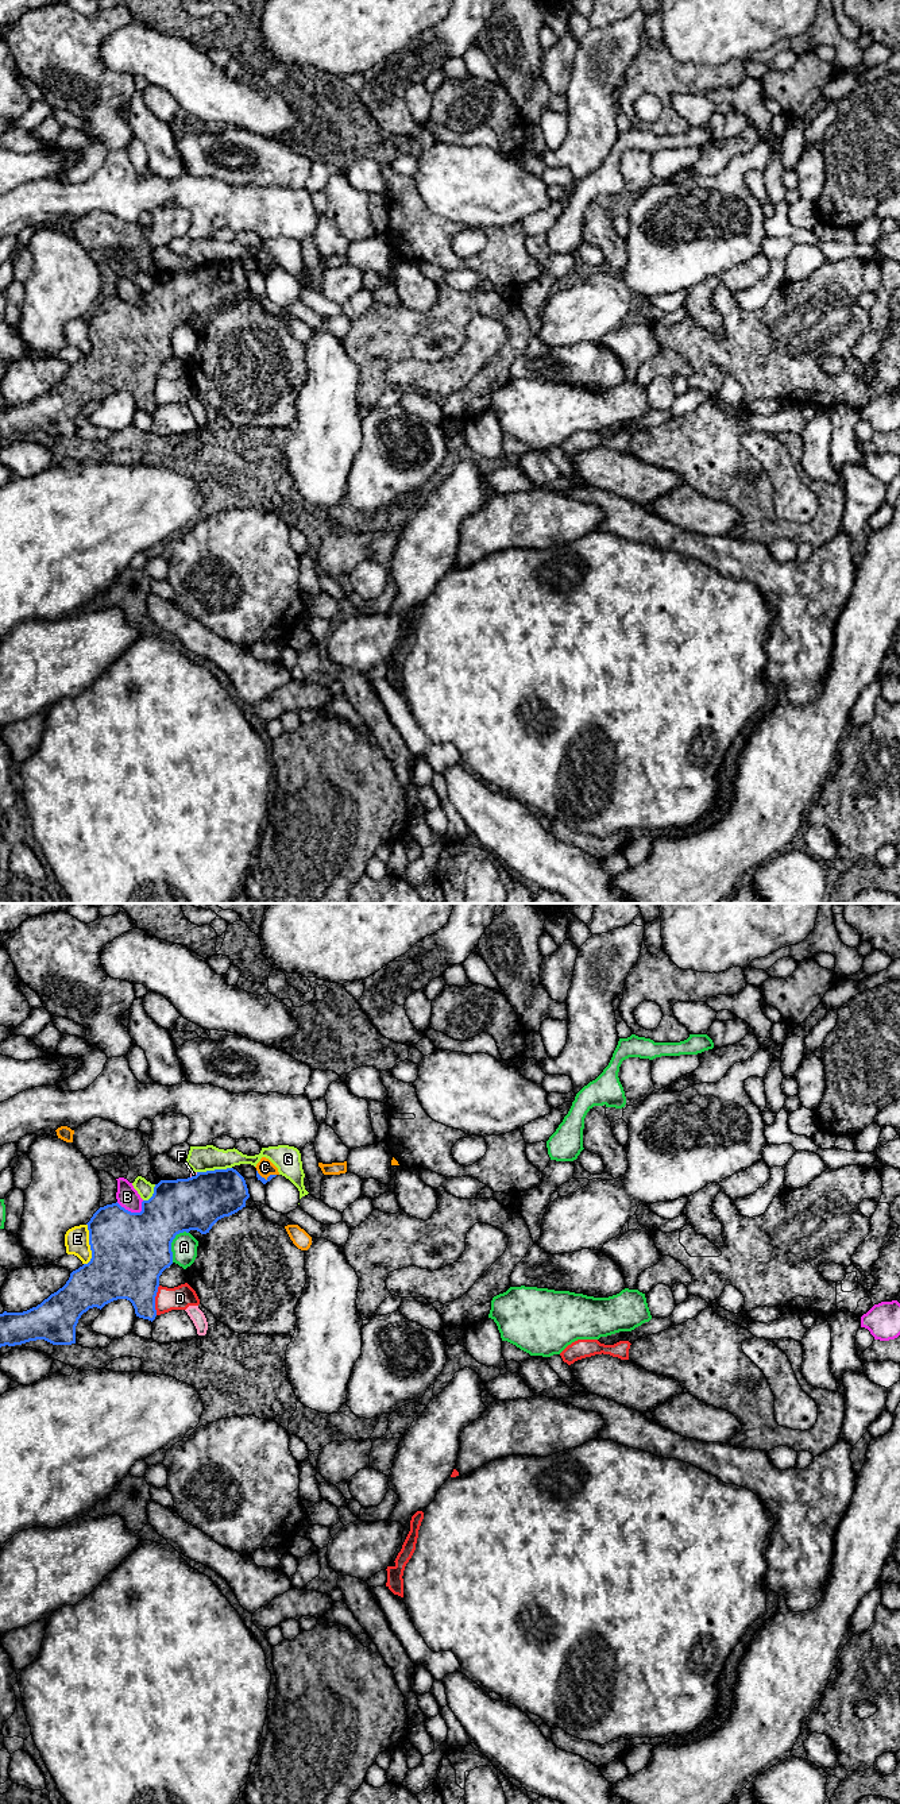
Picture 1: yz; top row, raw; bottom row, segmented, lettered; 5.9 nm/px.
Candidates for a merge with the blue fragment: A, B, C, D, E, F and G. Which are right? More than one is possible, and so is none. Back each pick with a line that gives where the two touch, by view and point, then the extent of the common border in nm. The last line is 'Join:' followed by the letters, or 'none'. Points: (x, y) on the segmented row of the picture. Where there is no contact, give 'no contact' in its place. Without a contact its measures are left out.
Join: none

